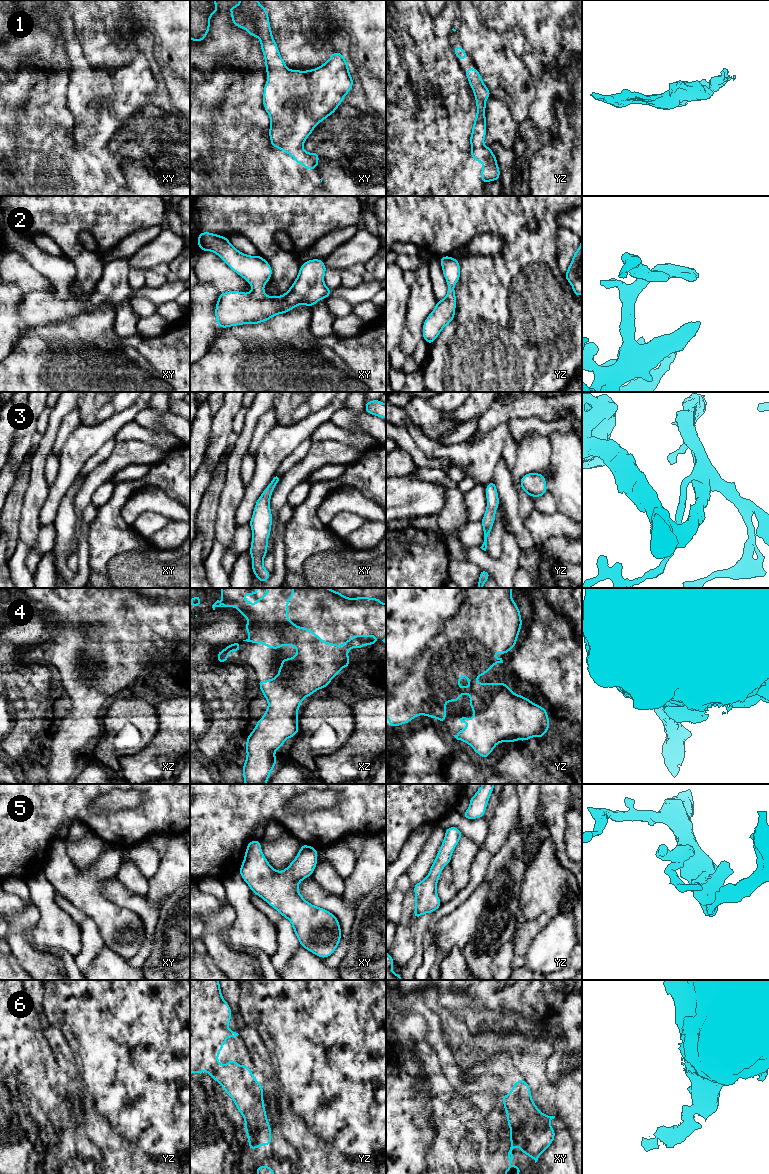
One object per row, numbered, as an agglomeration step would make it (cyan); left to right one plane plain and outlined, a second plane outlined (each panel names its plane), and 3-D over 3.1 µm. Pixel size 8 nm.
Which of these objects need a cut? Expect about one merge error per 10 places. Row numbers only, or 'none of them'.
none of them

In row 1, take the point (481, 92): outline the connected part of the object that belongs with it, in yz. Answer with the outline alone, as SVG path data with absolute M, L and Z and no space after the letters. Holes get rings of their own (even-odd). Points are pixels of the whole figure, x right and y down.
M467 68L464 72L474 92L475 101L477 102L477 115L475 116L472 134L470 136L470 154L473 159L484 164L480 177L484 184L486 184L489 181L499 180L500 178L497 159L491 148L484 145L484 138L486 136L485 102L491 93L482 81L476 68Z

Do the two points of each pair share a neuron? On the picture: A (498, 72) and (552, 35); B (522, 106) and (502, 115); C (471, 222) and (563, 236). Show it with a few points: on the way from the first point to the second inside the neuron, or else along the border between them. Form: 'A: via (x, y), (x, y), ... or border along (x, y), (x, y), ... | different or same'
A: border along (501, 45), (504, 51), (512, 51), (526, 67) | different
B: border along (508, 105), (512, 117), (518, 123) | different
C: border along (558, 228), (556, 233), (556, 259) | different

